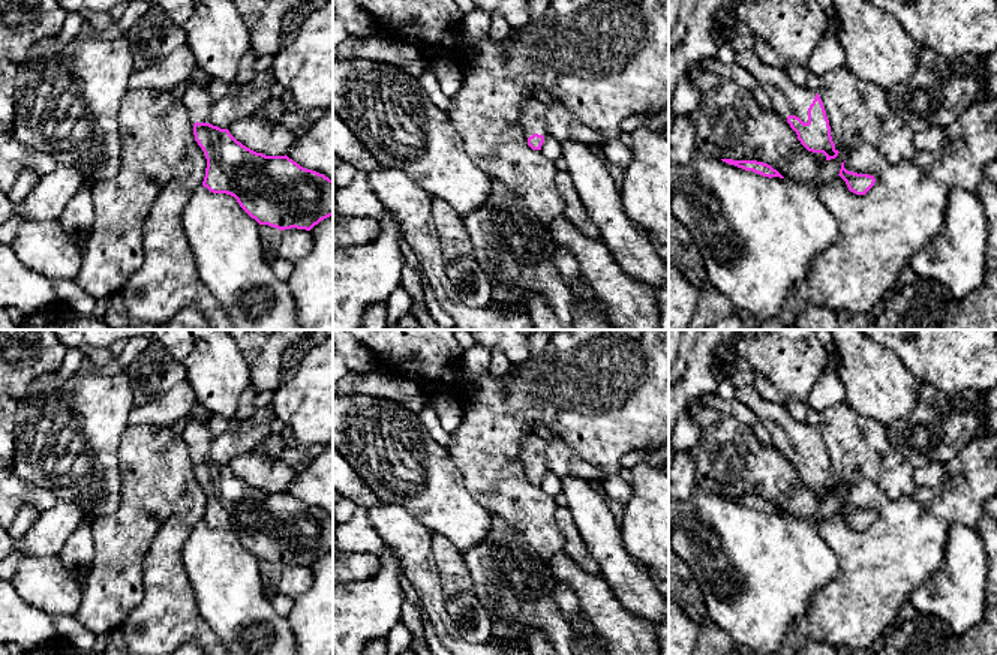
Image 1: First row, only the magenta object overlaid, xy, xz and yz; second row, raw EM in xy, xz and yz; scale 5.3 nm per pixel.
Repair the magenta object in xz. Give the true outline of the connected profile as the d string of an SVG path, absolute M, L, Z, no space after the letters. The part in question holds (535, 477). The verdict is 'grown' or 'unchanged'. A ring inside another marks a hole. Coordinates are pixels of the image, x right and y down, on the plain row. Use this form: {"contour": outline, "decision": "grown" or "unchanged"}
{"contour": "M537 433L528 435L520 445L520 460L532 486L541 486L547 471L547 442Z", "decision": "grown"}

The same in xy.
{"contour": "M189 421L181 432L202 484L207 504L202 522L226 529L259 561L310 567L333 552L333 516L285 492L265 492L238 478L228 465L208 459L208 426Z", "decision": "grown"}

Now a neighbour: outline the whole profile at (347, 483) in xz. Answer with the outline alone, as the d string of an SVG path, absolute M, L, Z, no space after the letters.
M333 450L333 490L348 499L352 507L370 510L381 504L348 460L336 450Z

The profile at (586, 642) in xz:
M556 583L555 601L576 633L573 655L609 655L604 643L582 615L579 598L568 585Z

